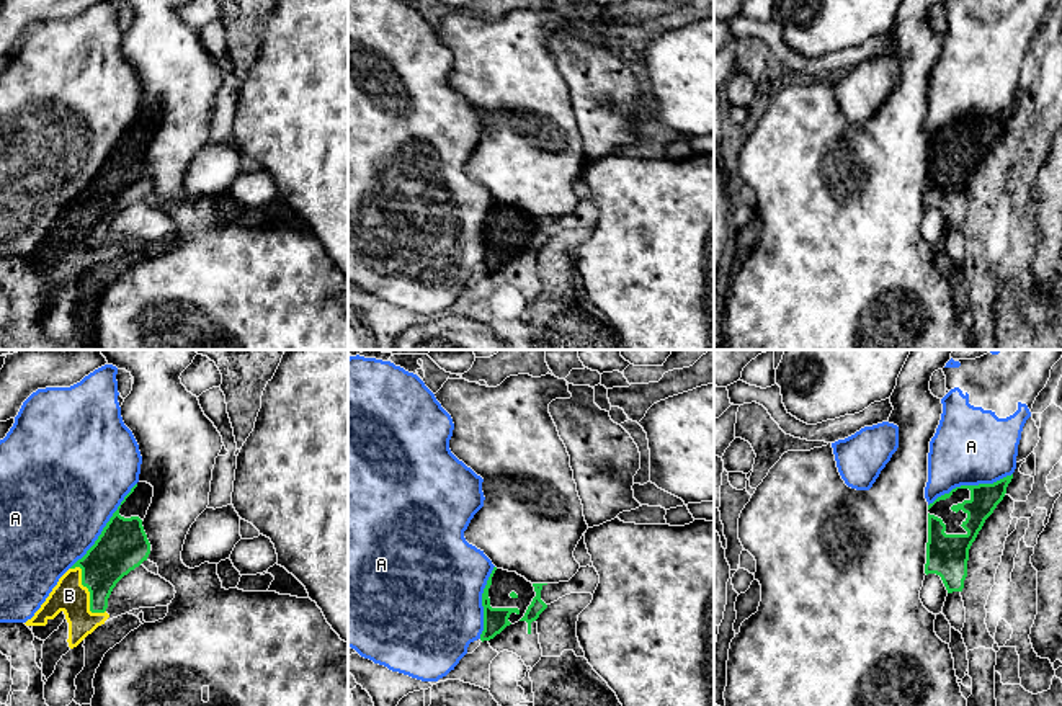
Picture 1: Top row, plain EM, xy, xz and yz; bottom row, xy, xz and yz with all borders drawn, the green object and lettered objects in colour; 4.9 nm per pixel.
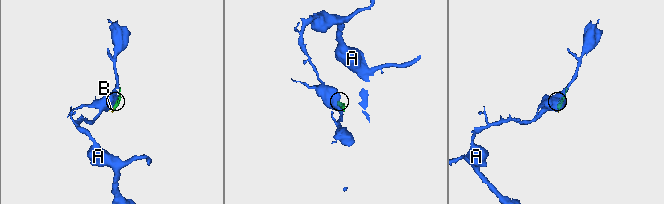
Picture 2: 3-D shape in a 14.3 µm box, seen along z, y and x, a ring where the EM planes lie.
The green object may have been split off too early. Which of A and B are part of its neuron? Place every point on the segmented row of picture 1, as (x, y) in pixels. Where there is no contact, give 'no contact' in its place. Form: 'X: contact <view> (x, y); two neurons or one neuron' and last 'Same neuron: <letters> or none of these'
A: contact xy (105, 527); two neurons
B: contact xy (89, 590); one neuron
Same neuron: B

